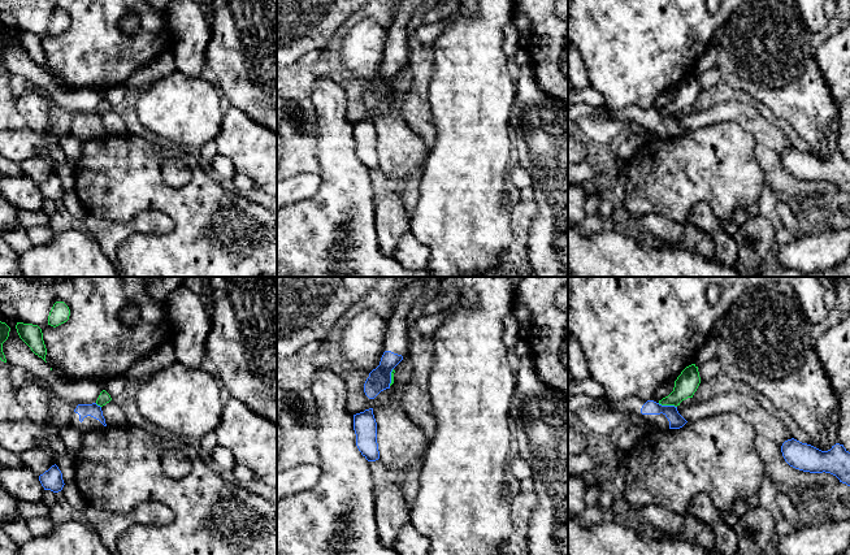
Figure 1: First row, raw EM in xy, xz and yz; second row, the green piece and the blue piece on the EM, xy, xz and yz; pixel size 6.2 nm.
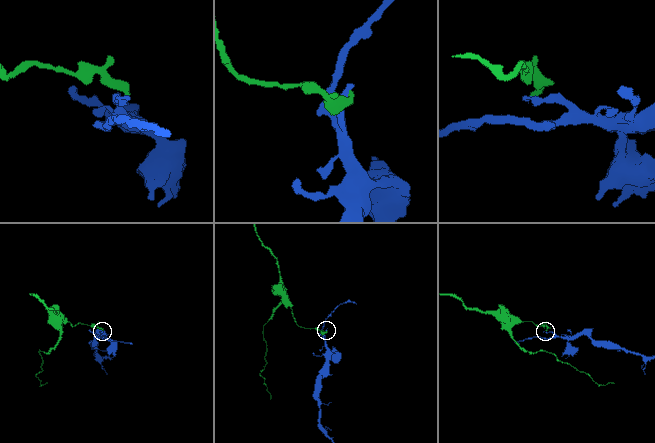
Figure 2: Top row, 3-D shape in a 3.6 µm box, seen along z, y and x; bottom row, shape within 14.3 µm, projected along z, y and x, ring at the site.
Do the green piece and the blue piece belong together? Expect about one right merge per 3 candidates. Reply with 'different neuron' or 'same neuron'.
different neuron

